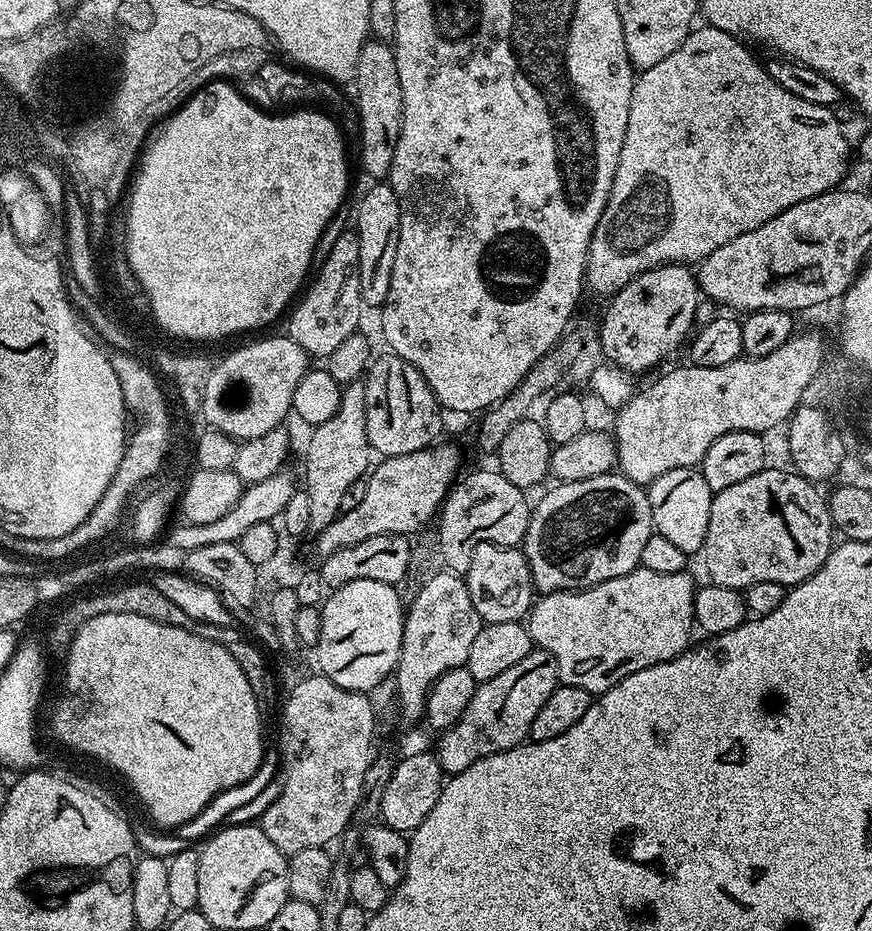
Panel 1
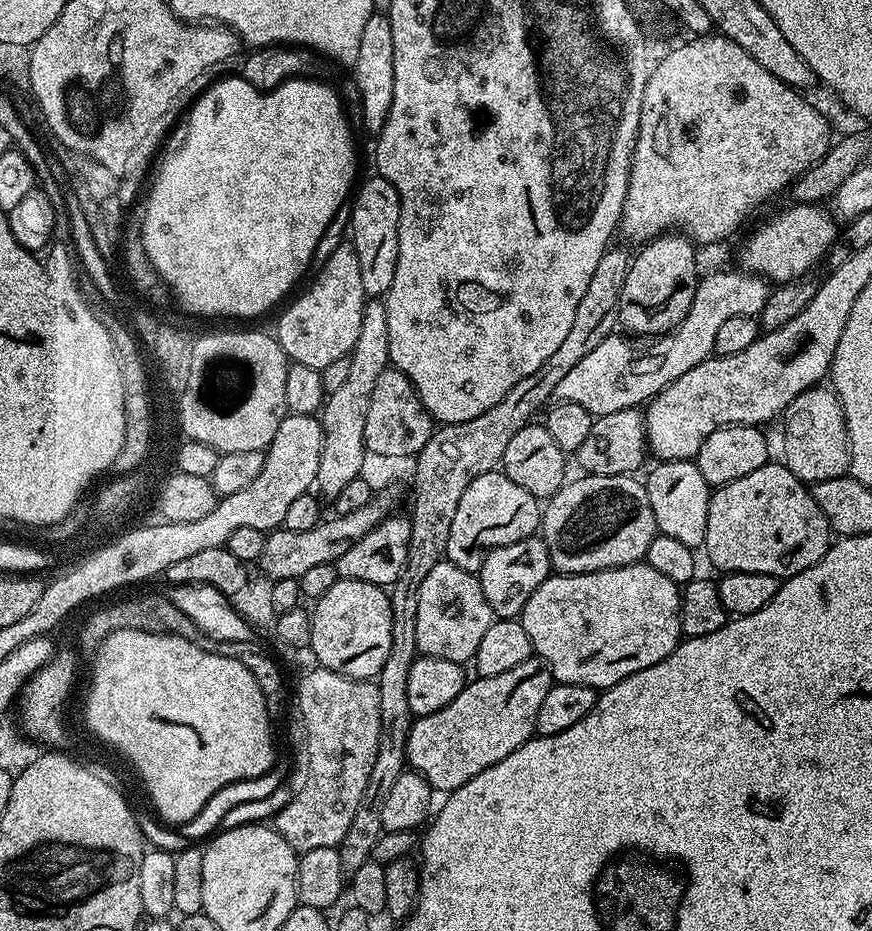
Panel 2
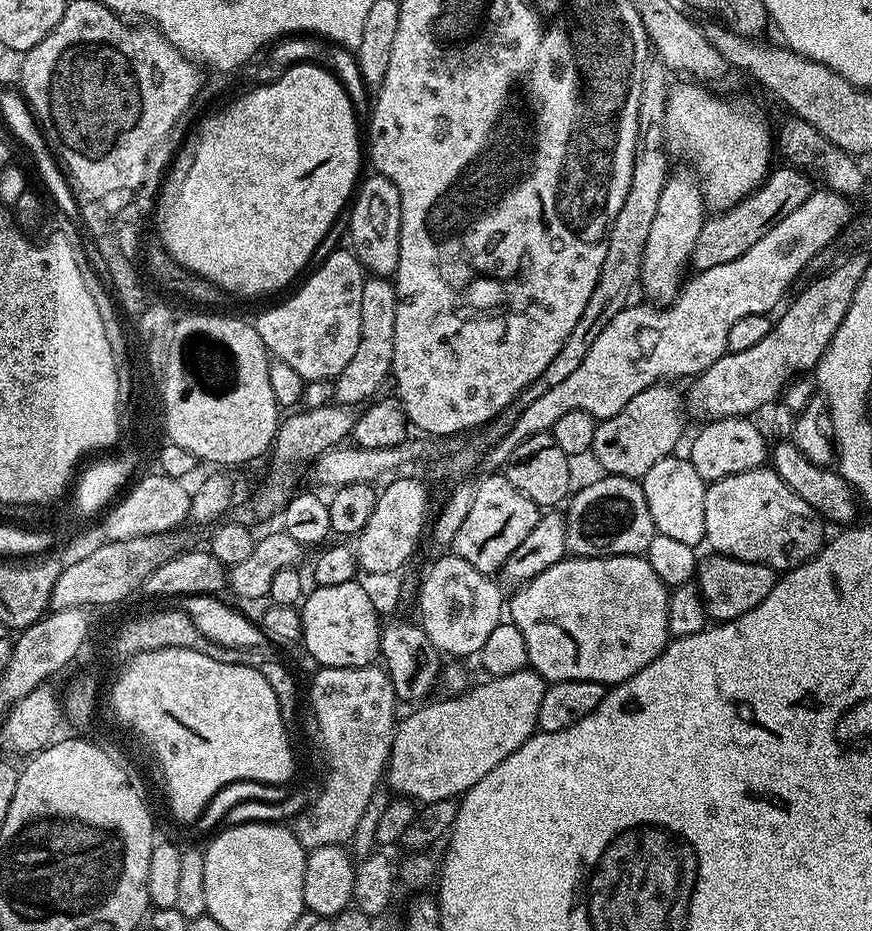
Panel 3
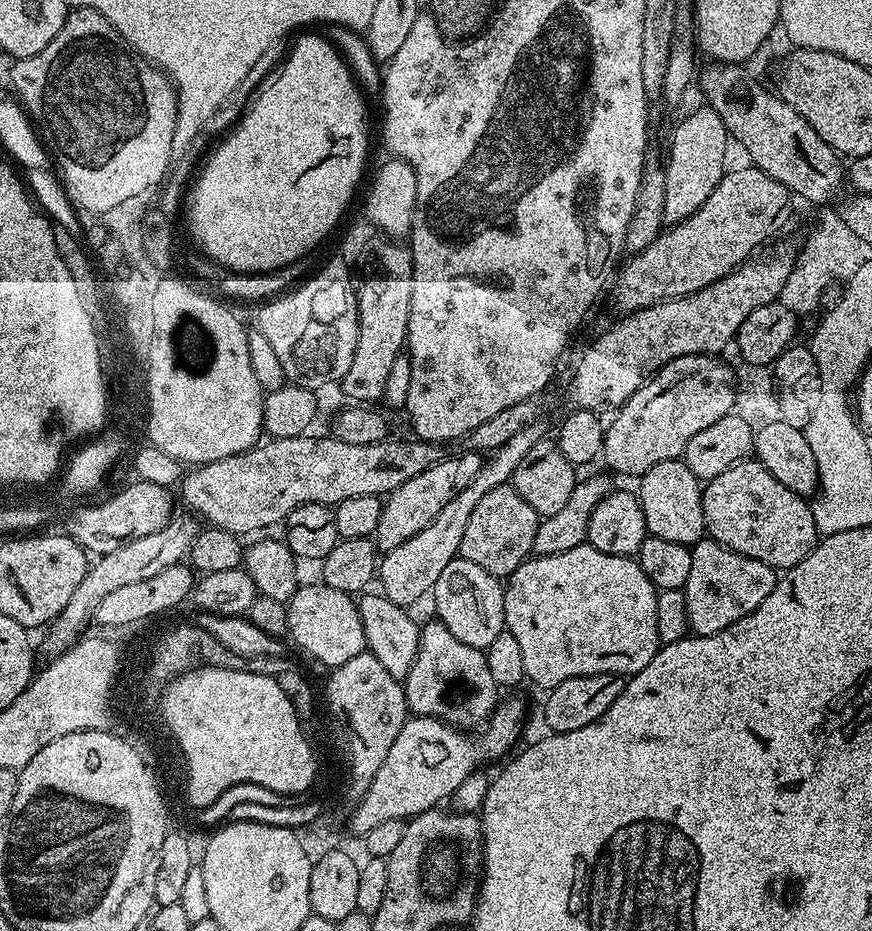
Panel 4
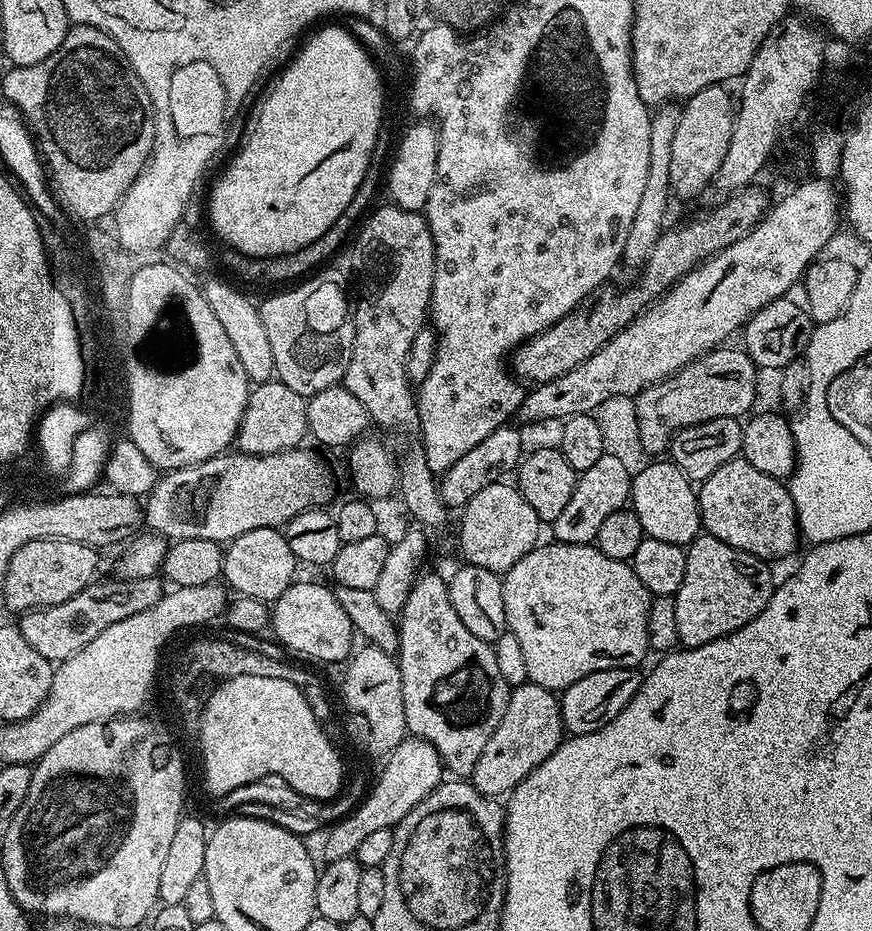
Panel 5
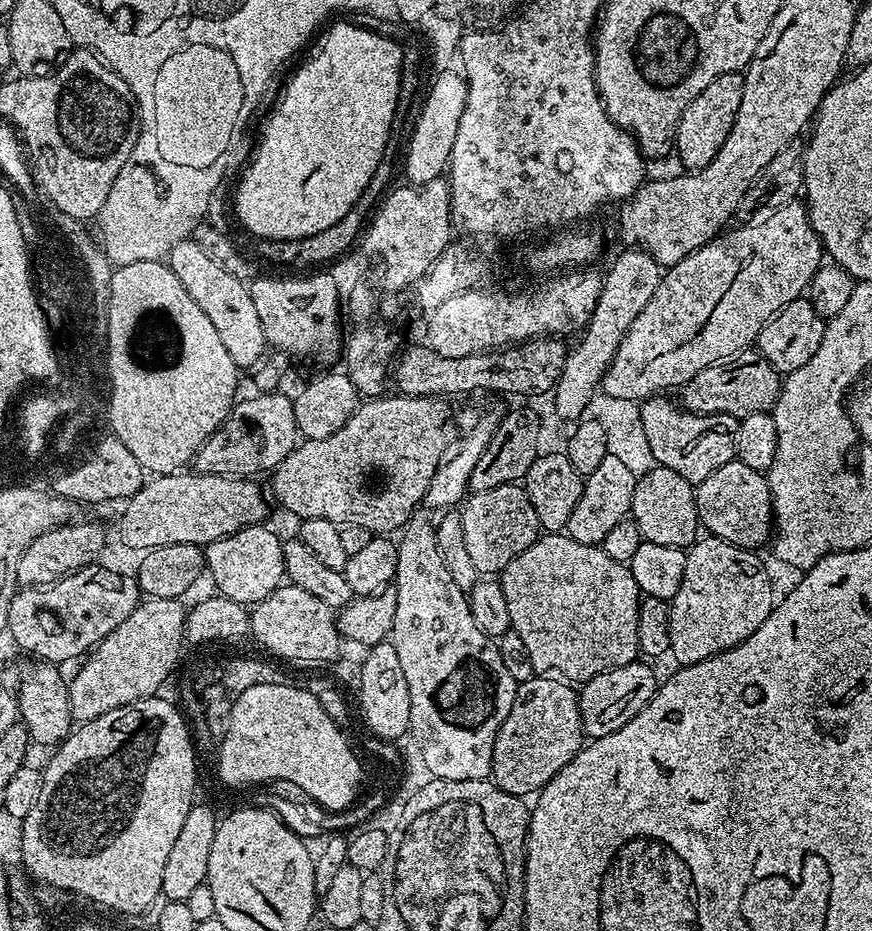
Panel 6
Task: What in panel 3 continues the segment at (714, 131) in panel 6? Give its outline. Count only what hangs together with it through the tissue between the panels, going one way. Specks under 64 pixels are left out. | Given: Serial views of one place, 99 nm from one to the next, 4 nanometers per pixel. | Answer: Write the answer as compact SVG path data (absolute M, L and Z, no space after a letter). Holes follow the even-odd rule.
M680 172L669 175L666 186L662 186L662 194L658 198L658 211L654 214L654 223L650 225L650 235L646 238L646 254L642 254L642 270L639 287L644 288L647 303L652 306L673 304L676 295L686 283L684 271L689 271L692 251L698 242L698 234L702 234L702 226L706 219L704 192L700 189L700 181L695 175Z

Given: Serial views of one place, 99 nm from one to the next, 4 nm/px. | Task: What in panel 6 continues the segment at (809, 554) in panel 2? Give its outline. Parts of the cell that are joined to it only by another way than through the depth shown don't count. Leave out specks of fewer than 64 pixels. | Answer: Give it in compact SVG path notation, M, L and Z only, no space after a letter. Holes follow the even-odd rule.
M735 459L726 462L726 466L718 466L718 470L695 485L695 489L696 518L707 535L749 550L760 550L764 543L765 547L773 539L772 491L765 473L750 470L750 466Z

